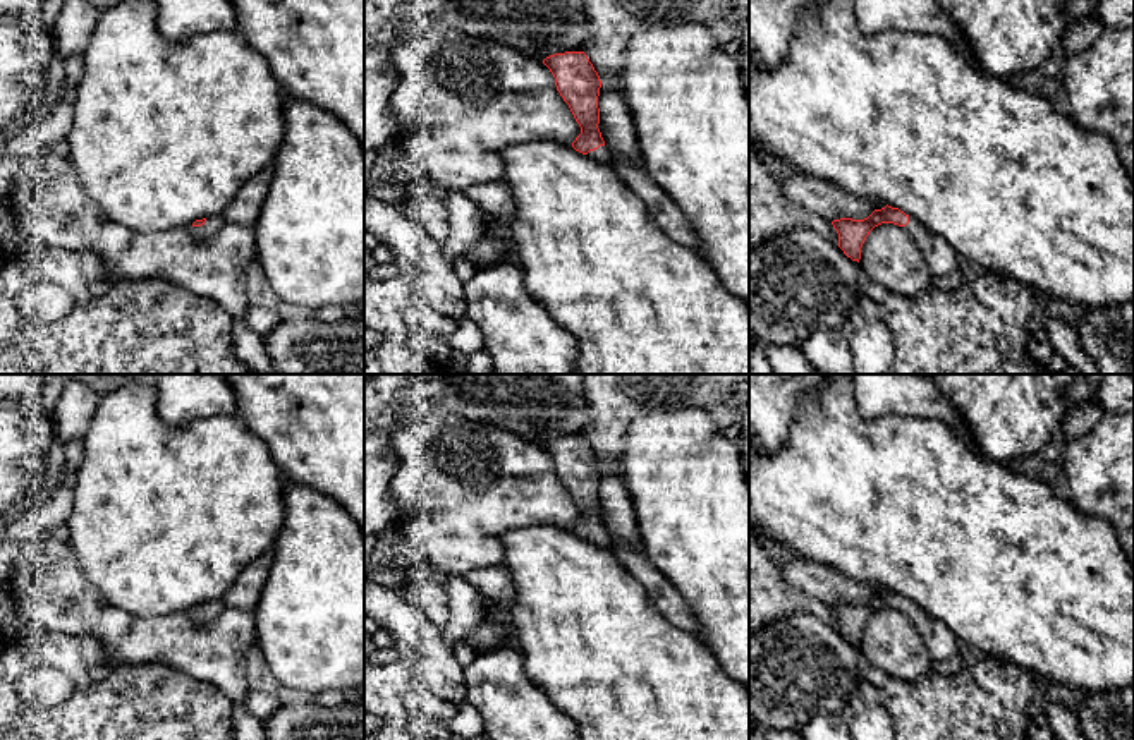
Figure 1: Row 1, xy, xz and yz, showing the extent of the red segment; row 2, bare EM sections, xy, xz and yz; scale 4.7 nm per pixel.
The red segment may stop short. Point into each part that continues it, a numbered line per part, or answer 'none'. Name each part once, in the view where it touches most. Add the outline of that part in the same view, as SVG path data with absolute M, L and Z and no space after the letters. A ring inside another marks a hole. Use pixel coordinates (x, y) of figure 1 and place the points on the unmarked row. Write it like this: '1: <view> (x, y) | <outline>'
1: xy (213, 608) | M222 599L210 601L201 611L189 611L189 618L192 620L194 625L198 627L206 627L210 625L227 606L223 604Z

